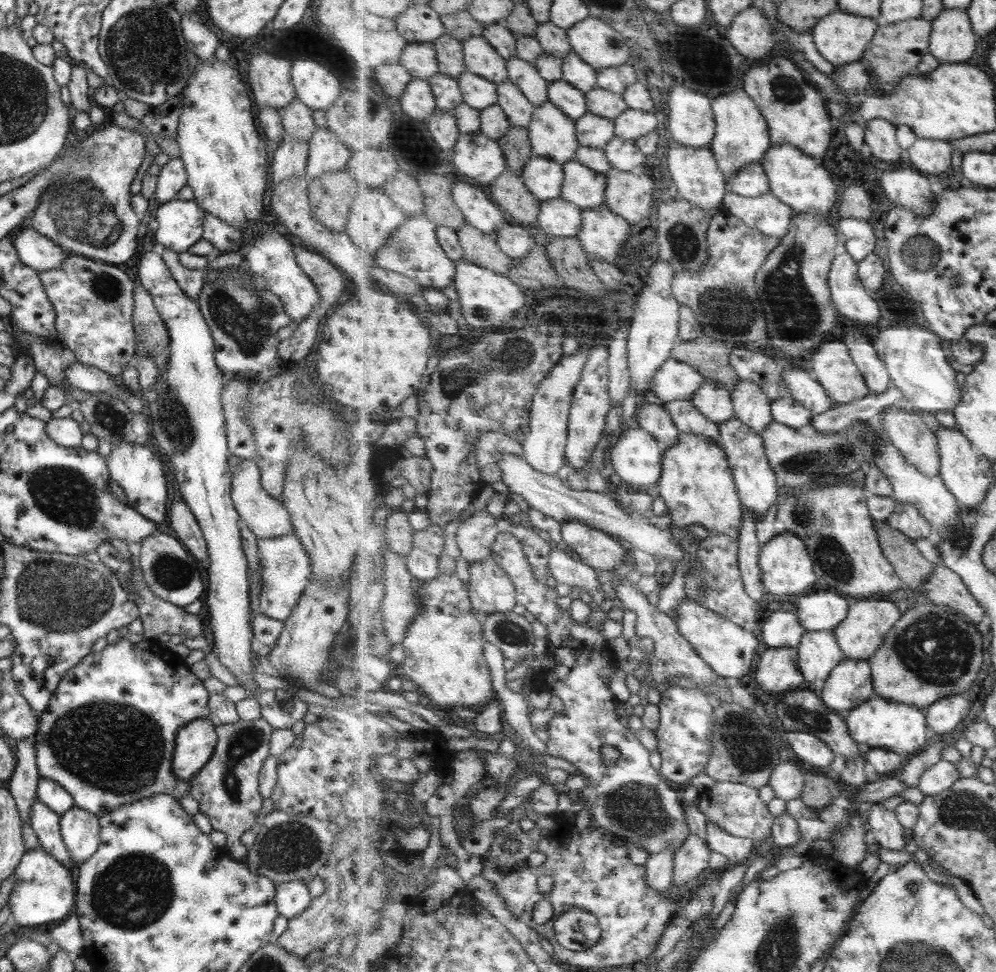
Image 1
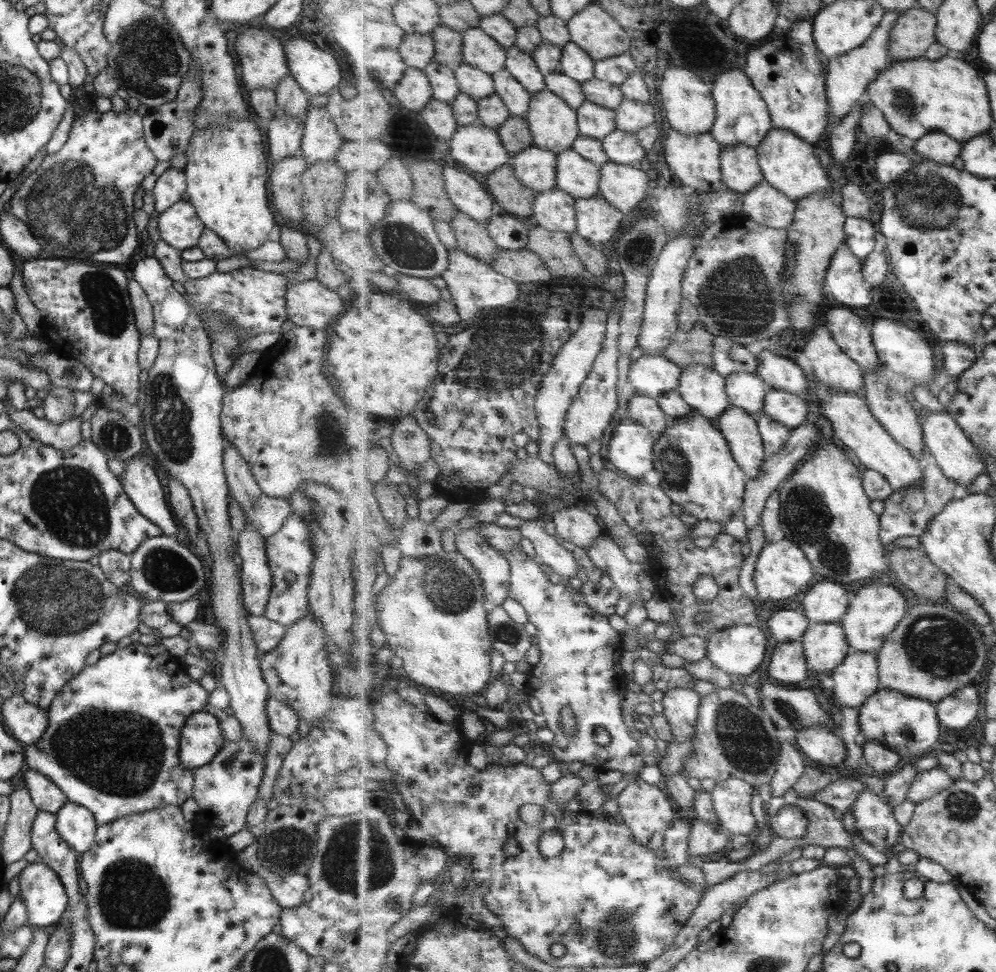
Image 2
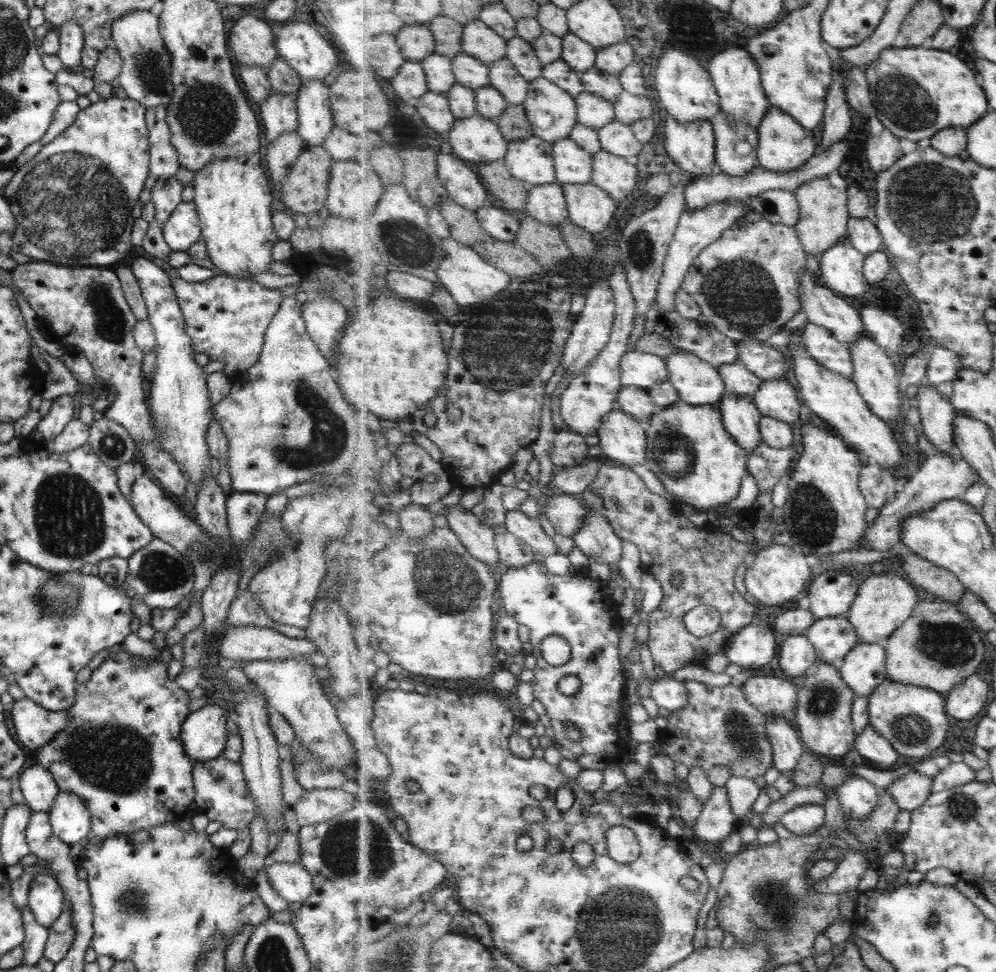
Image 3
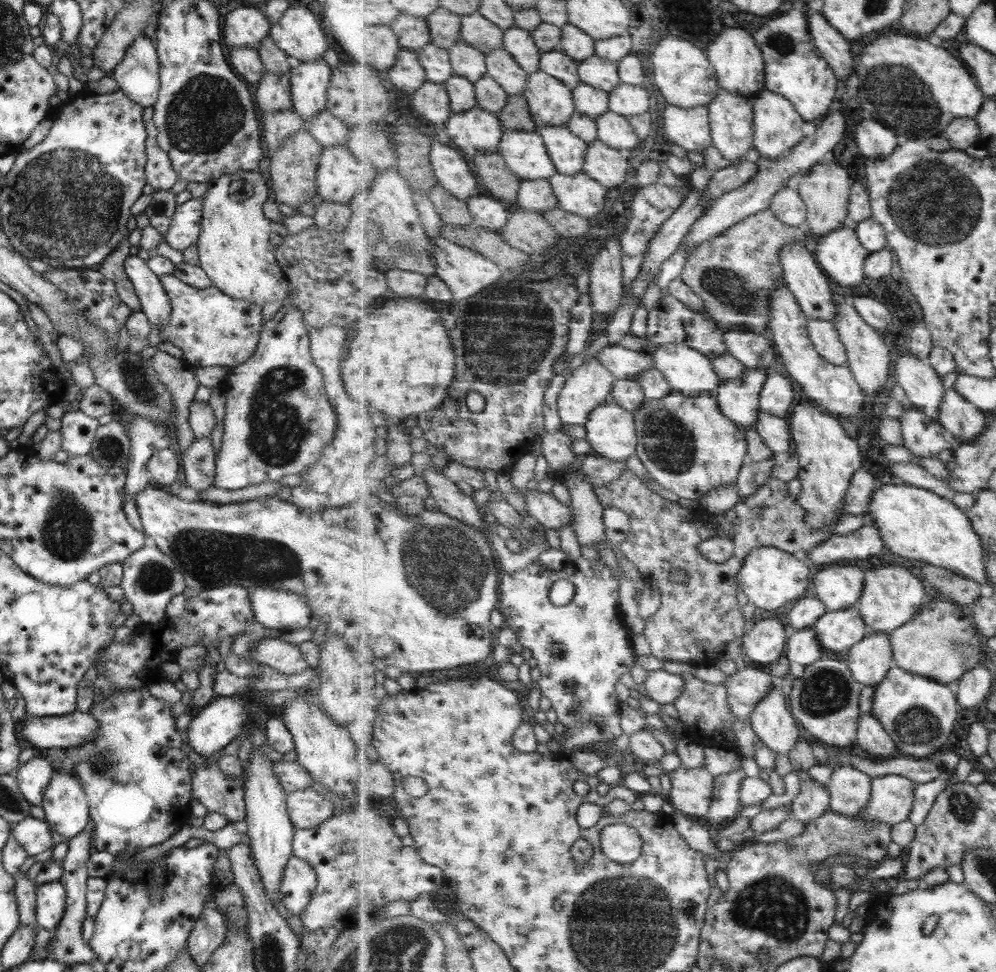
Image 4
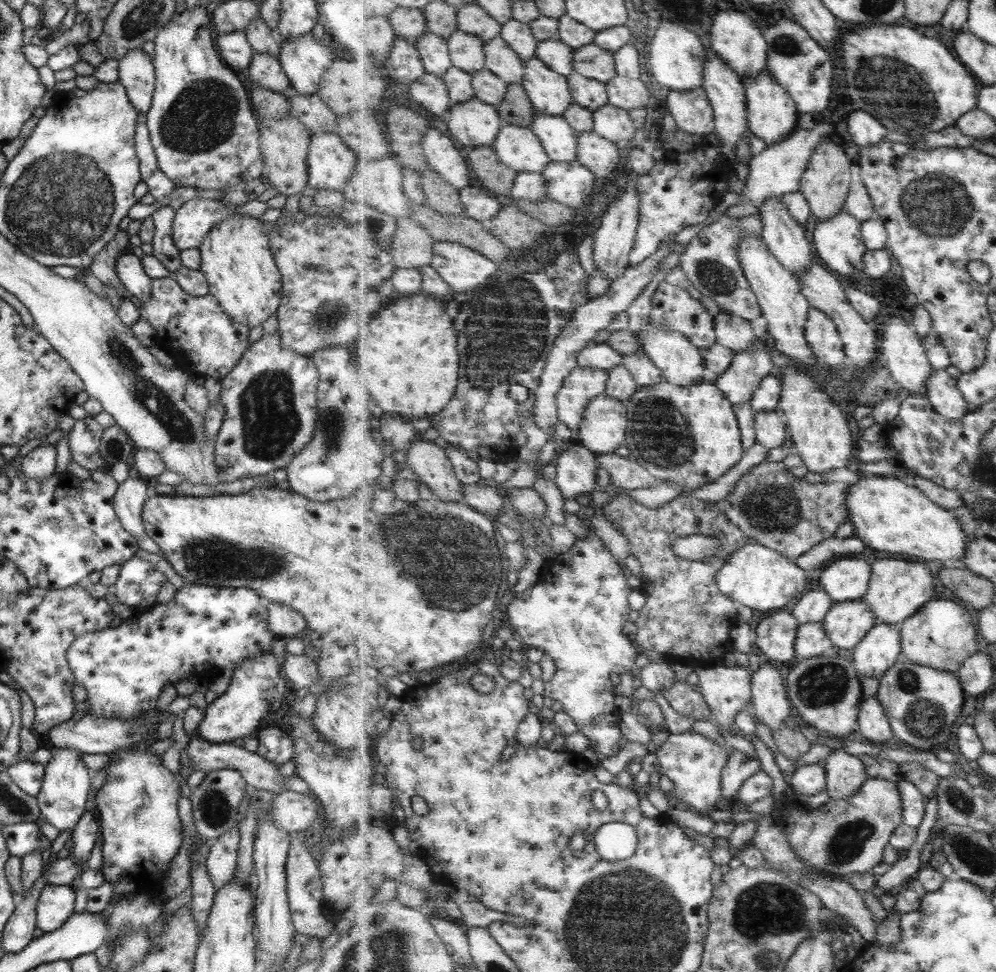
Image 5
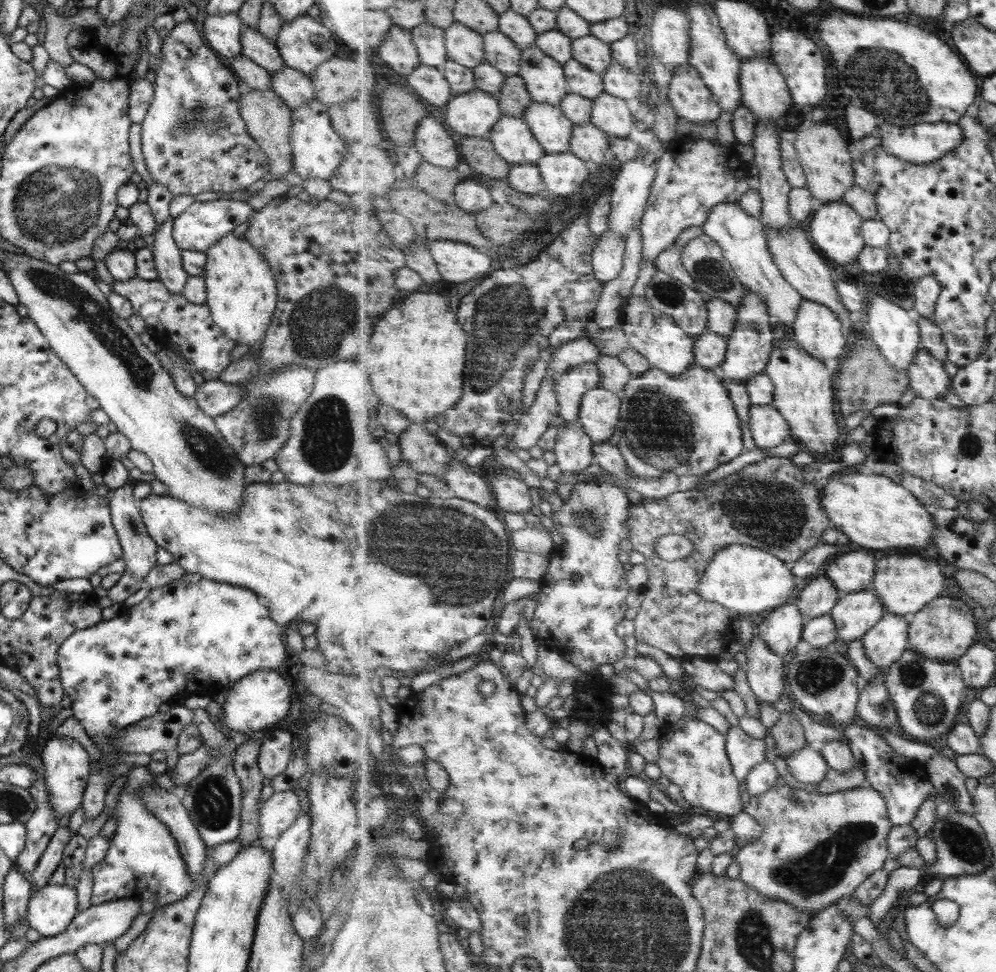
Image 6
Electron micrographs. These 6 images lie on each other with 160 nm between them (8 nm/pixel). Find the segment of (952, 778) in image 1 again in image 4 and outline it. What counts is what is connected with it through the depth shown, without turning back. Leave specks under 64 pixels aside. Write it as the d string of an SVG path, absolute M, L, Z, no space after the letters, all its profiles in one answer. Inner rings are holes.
M899 774L872 778L871 798L857 815L868 822L884 822L895 827L910 818L917 785L916 781Z

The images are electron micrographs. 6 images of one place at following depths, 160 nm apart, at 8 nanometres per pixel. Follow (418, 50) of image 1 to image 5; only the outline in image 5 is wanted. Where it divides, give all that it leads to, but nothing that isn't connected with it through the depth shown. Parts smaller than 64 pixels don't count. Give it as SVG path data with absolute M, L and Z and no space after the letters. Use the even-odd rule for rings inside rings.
M398 7L389 16L391 26L397 37L414 42L428 31L424 10Z

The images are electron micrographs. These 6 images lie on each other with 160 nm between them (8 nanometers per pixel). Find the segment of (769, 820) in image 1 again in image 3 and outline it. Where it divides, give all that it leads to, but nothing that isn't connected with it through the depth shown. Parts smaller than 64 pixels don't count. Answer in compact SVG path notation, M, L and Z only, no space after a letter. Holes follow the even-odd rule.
M732 776L725 787L728 788L731 806L740 824L747 823L753 814L753 804L761 794L761 787L759 788L753 779L740 776Z

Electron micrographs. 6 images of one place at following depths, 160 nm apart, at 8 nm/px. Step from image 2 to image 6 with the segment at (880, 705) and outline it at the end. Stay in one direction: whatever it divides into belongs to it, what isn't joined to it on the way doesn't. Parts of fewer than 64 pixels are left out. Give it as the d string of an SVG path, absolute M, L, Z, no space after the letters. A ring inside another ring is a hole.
M909 648L887 673L886 685L900 719L897 730L917 741L925 738L932 741L941 734L949 734L959 724L955 718L969 694L965 683L956 661L933 660Z

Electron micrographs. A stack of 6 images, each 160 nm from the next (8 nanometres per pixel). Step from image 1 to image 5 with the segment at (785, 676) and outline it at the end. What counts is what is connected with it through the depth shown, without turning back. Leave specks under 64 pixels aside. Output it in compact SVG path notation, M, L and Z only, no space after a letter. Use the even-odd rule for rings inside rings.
M823 622L800 624L796 638L797 657L808 659L814 656L835 655L835 647Z

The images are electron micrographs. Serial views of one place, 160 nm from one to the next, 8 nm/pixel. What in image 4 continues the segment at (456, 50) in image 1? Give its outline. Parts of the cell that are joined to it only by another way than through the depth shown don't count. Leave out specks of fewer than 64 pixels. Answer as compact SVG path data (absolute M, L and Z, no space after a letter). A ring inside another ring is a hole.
M437 8L433 14L426 16L432 36L432 44L449 50L462 39L462 16L453 14L447 8Z

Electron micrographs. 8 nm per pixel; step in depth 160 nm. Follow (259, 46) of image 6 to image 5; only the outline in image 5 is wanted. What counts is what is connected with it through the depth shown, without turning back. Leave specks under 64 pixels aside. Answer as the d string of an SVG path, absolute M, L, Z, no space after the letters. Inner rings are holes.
M253 52L245 70L247 79L278 93L287 93L291 88L287 75L281 70L279 61L265 53Z

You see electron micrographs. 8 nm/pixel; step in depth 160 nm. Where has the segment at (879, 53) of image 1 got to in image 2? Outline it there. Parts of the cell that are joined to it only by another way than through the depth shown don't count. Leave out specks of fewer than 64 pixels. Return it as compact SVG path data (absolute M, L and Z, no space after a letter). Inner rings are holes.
M918 6L905 12L893 26L893 31L889 35L889 57L890 62L916 59L925 57L928 49L936 44L936 31L938 19L935 13Z

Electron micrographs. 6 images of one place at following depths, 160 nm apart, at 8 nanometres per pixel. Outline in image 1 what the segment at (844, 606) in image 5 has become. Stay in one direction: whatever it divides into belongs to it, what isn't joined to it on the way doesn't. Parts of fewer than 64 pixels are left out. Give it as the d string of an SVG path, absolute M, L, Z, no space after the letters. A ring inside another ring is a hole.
M806 631L798 646L800 669L806 680L826 681L846 656L833 631Z

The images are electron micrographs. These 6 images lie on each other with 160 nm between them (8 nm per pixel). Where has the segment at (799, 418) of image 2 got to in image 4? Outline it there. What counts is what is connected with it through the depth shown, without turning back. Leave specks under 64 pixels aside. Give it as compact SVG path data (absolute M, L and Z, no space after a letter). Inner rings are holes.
M777 374L777 376L769 376L769 380L765 382L763 390L761 390L760 410L778 417L791 416L792 410L796 403L793 404L795 390L791 386L791 382Z

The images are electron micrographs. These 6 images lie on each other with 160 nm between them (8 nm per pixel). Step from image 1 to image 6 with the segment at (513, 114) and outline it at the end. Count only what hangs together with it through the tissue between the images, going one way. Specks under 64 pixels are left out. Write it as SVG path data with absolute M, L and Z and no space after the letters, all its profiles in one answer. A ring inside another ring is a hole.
M498 29L484 35L486 62L498 68L506 76L519 75L522 50Z

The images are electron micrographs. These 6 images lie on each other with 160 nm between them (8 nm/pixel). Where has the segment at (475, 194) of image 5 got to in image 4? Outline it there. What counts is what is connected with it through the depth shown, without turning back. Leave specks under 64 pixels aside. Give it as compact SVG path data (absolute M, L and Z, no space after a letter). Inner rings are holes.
M478 194L469 198L467 203L476 224L502 234L502 228L508 223L510 213L505 210L501 200Z

